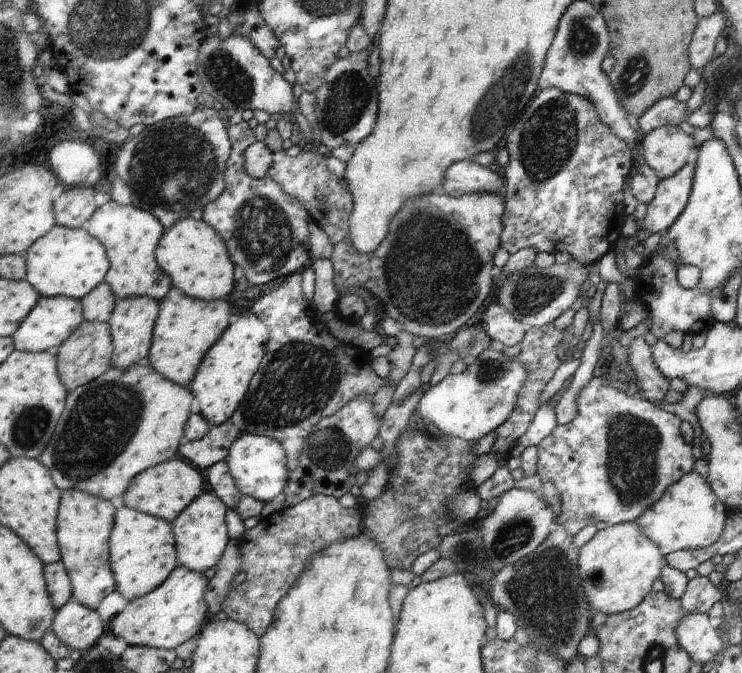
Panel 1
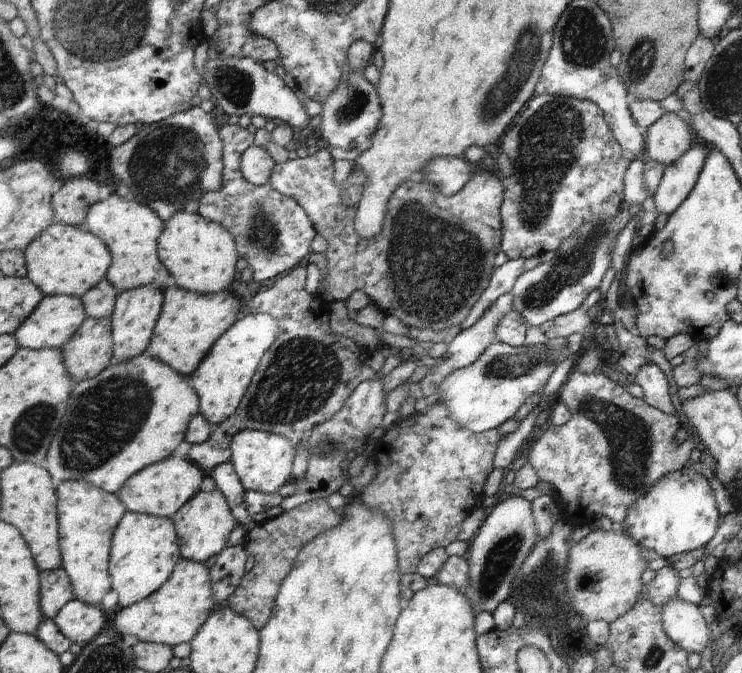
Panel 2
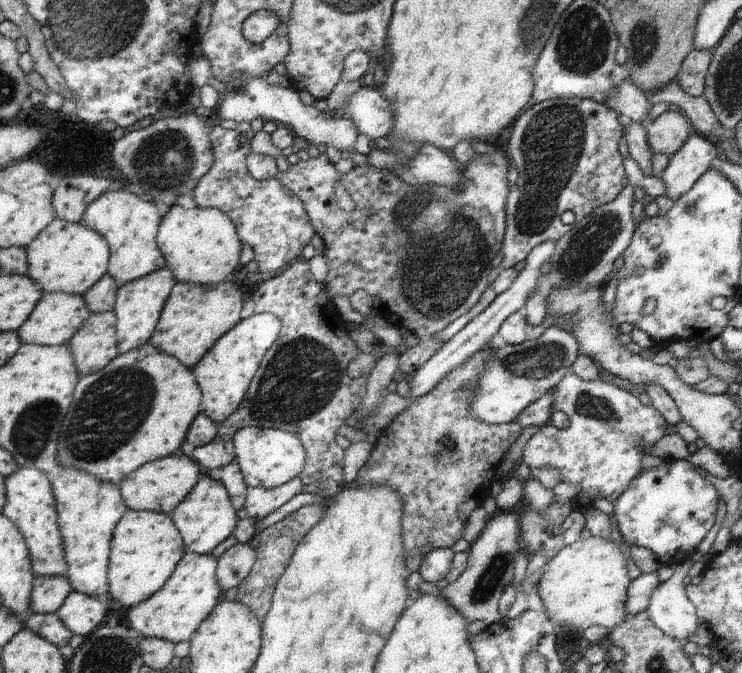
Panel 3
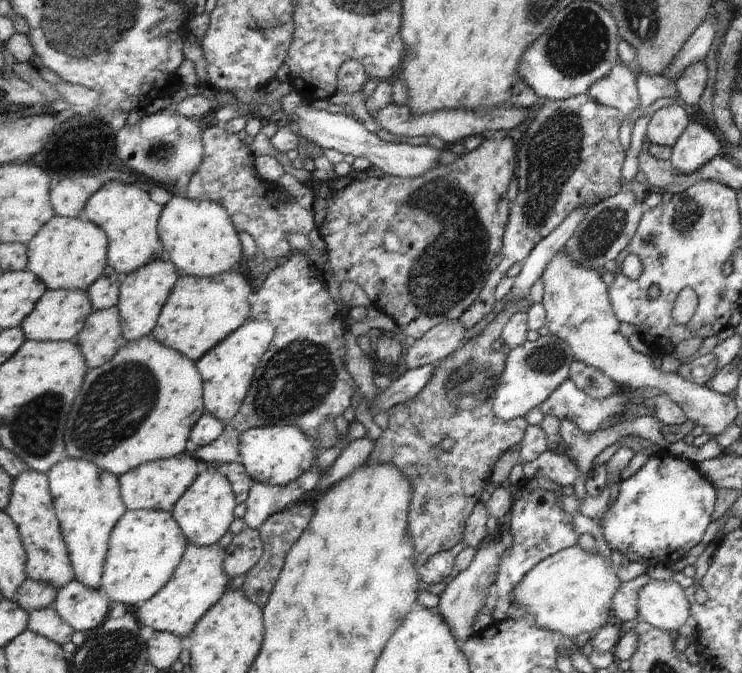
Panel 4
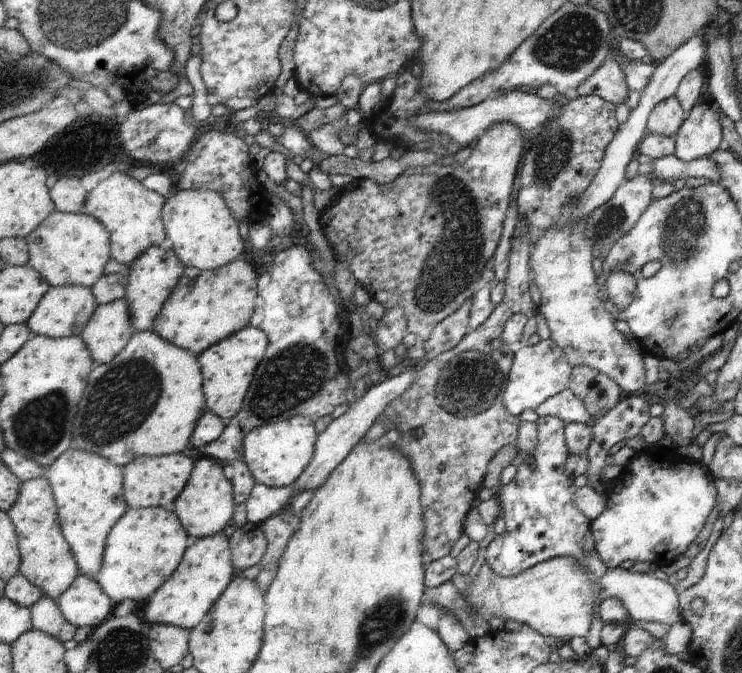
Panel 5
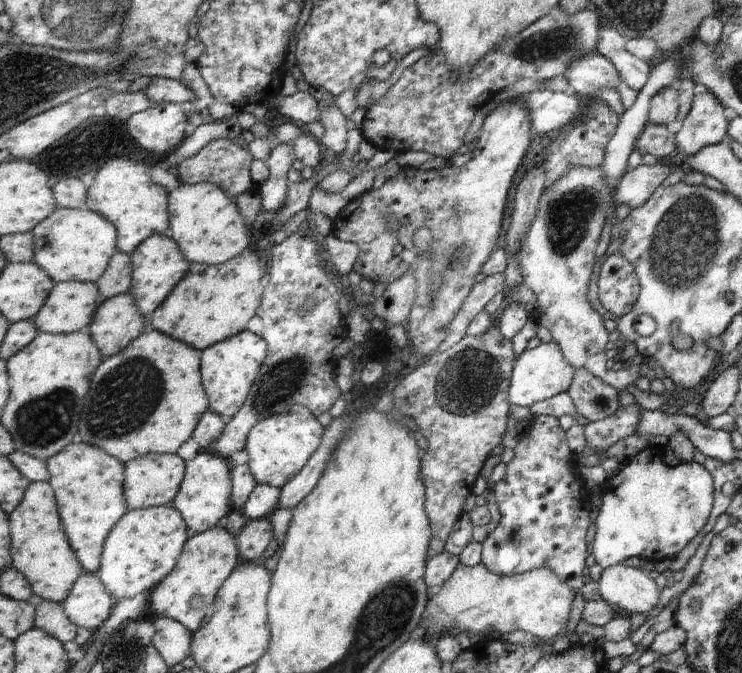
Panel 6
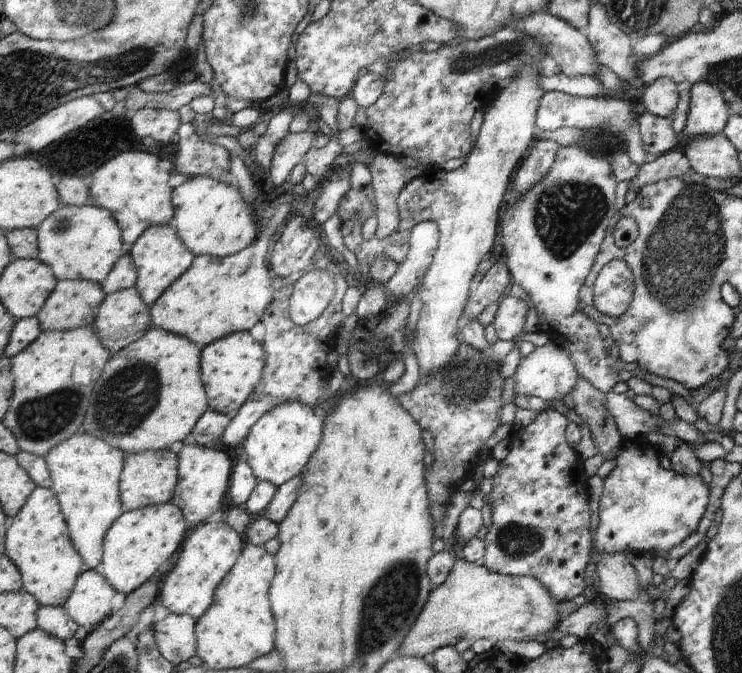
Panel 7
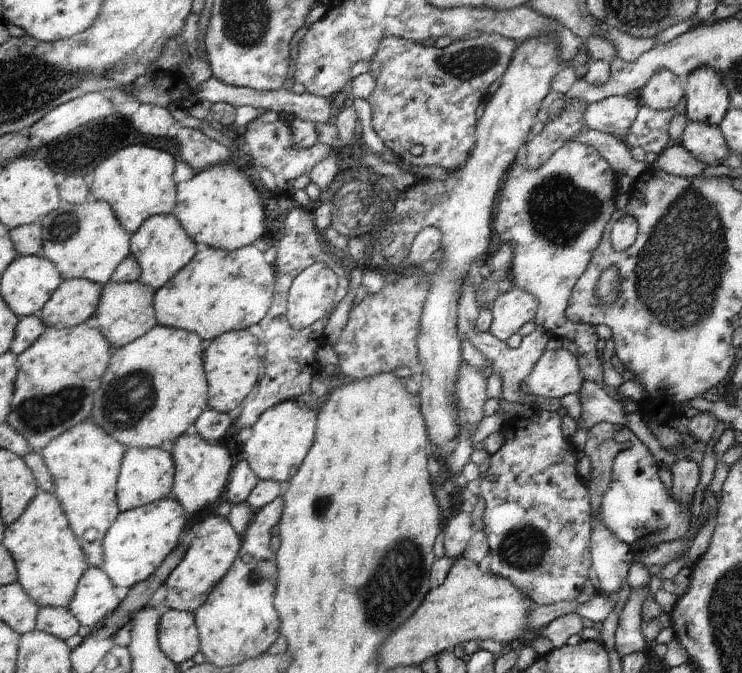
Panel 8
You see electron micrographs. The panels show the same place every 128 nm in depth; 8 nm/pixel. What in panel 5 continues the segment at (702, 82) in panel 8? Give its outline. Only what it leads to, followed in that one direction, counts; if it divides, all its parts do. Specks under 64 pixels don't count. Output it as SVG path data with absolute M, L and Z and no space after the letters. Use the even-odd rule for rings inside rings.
M700 99L695 103L672 136L673 155L687 162L707 157L719 148L722 132L716 119L717 113L718 110L710 101Z

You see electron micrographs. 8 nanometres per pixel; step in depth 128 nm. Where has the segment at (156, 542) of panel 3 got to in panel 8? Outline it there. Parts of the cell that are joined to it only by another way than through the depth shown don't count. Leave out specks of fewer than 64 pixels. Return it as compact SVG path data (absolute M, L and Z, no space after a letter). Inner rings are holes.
M174 497L122 512L104 539L106 563L102 569L117 586L129 589L147 580L179 546L181 532L189 524L190 517L188 510Z

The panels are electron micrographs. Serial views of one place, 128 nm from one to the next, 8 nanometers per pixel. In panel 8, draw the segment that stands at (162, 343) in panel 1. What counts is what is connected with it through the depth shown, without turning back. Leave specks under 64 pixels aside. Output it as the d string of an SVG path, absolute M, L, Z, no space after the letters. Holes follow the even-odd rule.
M258 244L231 252L203 246L181 272L155 293L156 316L159 324L194 332L207 344L231 330L260 323L272 307L275 280L275 270Z

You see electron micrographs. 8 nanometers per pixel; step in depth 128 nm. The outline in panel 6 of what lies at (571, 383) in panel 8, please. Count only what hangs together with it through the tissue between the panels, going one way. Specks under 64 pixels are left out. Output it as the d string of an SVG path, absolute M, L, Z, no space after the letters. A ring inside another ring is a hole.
M552 341L539 344L537 348L525 350L514 364L514 373L509 388L511 405L531 407L540 401L550 399L560 393L566 393L574 376L574 368L562 357L557 344Z

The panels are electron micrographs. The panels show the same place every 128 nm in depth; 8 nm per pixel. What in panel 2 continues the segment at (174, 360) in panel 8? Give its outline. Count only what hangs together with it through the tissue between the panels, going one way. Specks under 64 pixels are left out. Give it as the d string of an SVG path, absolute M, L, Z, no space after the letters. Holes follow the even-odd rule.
M145 352L128 361L117 361L99 376L76 383L70 407L55 436L55 444L51 444L51 450L40 466L61 483L82 480L96 484L107 492L118 493L134 474L171 457L177 446L186 440L190 422L201 412L199 393L187 380L189 378L170 364Z

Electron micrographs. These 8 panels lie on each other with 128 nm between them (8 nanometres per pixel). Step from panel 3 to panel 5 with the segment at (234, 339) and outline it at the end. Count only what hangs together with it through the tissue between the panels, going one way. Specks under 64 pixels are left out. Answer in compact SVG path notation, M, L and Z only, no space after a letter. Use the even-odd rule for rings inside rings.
M249 326L208 348L198 357L204 376L204 392L208 408L202 413L202 418L198 420L198 426L192 436L191 445L194 449L215 442L226 430L227 421L242 410L255 371L258 370L259 363L262 362L269 347L270 339L267 333L261 328Z

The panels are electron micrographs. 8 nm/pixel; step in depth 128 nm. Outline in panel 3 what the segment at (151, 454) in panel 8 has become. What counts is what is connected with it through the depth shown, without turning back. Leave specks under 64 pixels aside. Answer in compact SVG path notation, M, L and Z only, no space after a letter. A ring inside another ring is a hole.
M174 454L167 458L144 464L131 475L123 479L119 488L122 490L123 498L129 510L155 511L167 513L172 512L186 499L186 496L194 490L204 473L203 466L189 456Z

